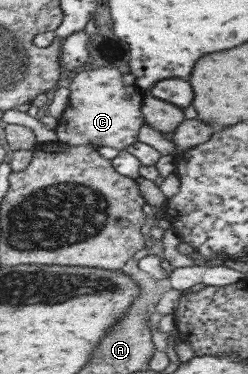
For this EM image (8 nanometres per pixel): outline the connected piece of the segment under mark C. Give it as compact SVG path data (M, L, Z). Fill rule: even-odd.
M108 67L72 73L68 84L69 105L65 106L54 130L57 142L96 148L110 146L119 150L138 140L139 128L144 123L140 106L144 94L133 85L124 86L121 75L122 72Z

